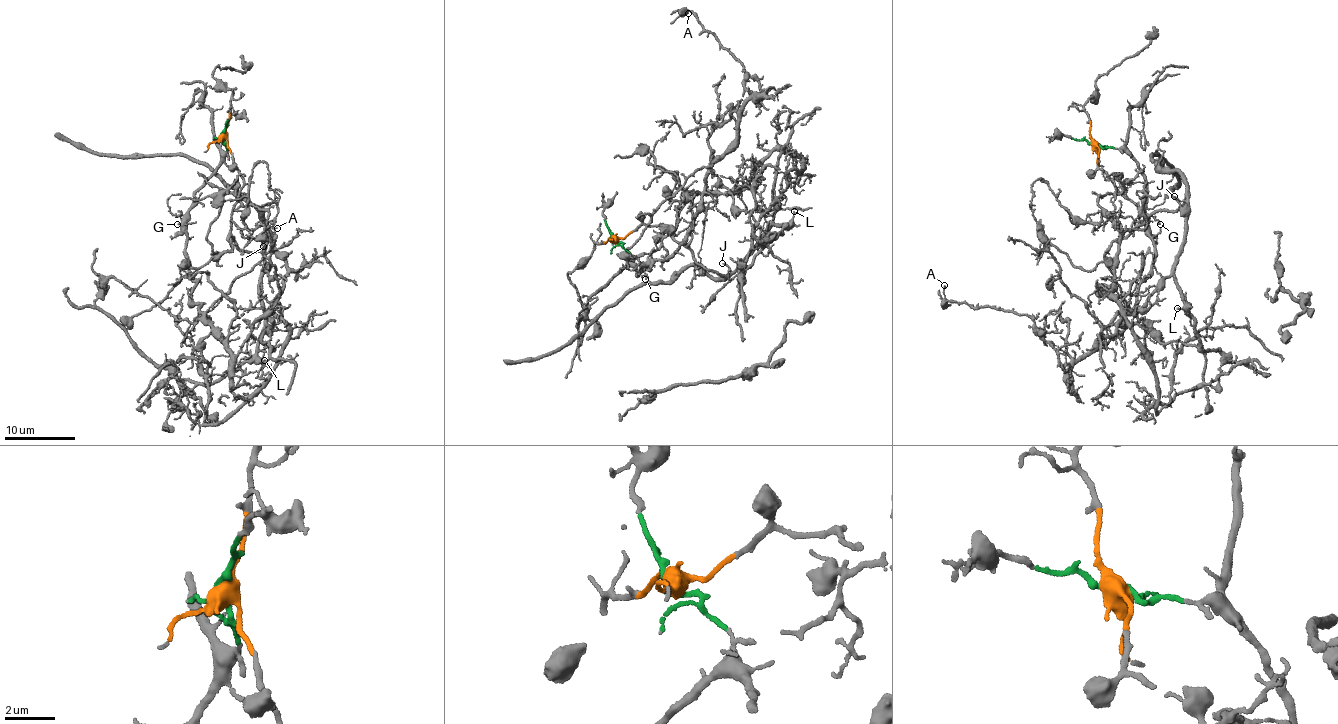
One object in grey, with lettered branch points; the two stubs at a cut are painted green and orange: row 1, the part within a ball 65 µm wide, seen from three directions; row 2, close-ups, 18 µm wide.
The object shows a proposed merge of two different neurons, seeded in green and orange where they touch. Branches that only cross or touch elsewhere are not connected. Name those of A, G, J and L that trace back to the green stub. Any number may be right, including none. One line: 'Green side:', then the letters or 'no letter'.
Green side: A, G

